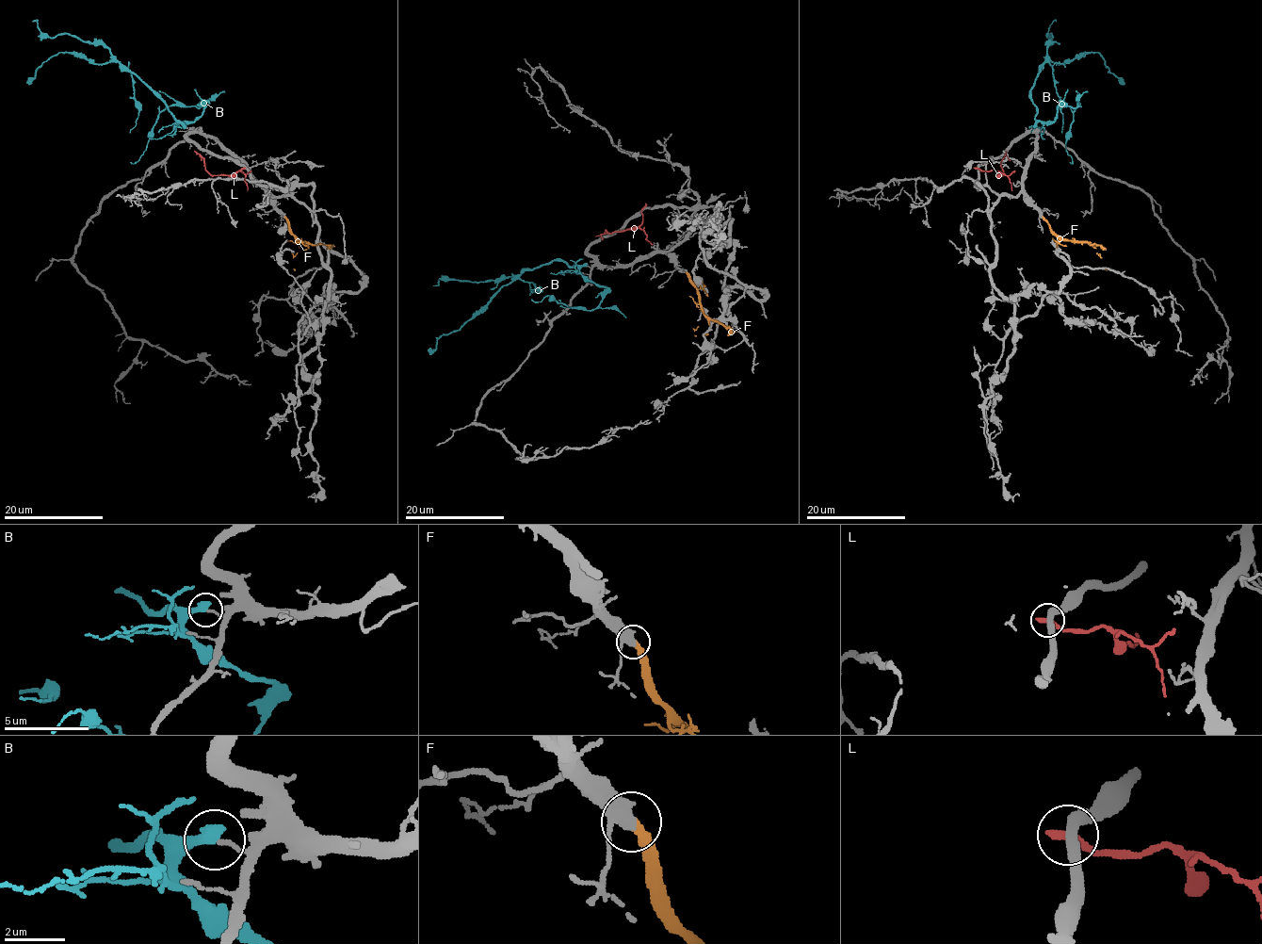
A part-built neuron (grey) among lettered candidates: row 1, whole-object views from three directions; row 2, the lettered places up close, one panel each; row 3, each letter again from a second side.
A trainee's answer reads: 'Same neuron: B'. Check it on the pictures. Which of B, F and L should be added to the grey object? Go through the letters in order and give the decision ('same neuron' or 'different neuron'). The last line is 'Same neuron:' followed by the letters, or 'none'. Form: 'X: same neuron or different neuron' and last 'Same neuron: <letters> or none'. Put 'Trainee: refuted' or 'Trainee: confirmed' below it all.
B: different neuron
F: different neuron
L: different neuron
Same neuron: none
Trainee: refuted

